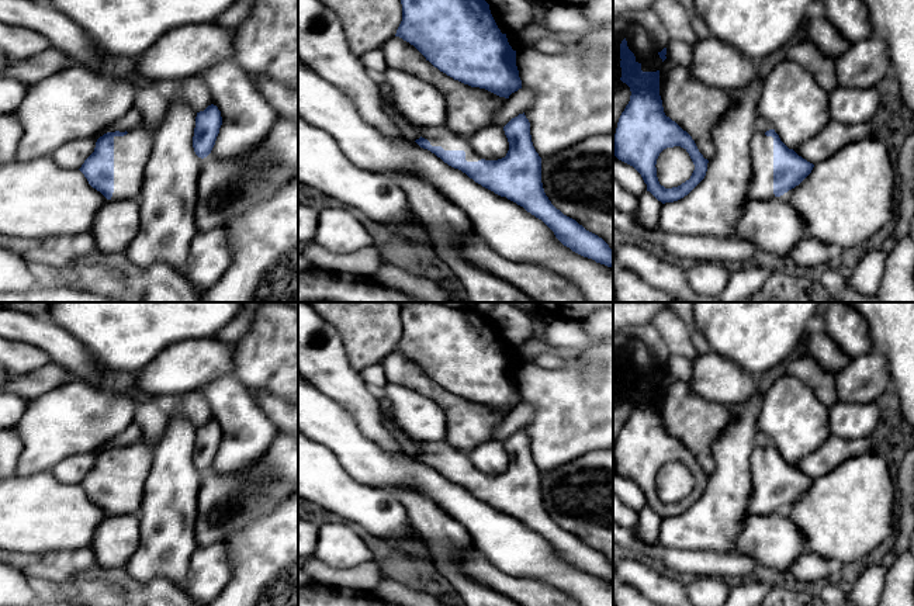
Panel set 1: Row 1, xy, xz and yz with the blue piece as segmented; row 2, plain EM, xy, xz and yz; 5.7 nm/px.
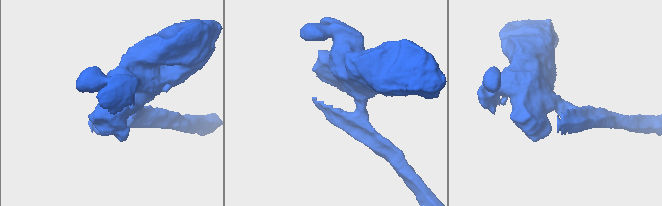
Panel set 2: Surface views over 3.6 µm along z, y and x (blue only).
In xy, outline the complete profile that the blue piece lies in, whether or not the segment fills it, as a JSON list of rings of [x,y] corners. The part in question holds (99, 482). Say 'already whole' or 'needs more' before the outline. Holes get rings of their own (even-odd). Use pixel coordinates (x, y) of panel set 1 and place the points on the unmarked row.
needs more; [[[143,441],[107,447],[79,485],[107,515],[134,515],[139,512],[152,461],[153,449]]]

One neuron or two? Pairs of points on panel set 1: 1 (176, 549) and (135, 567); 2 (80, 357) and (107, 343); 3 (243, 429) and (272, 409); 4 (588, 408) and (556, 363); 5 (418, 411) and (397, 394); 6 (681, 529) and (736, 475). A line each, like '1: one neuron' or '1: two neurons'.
1: one neuron
2: two neurons
3: two neurons
4: two neurons
5: one neuron
6: one neuron

